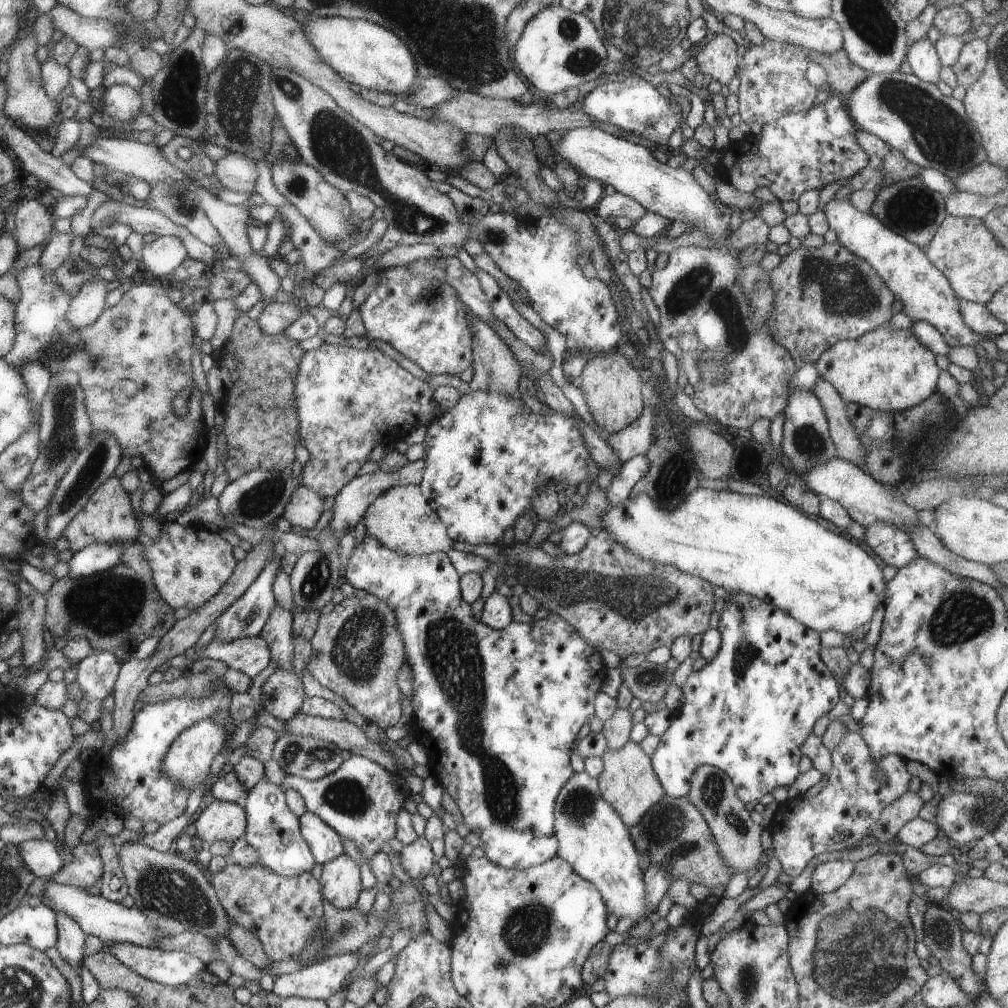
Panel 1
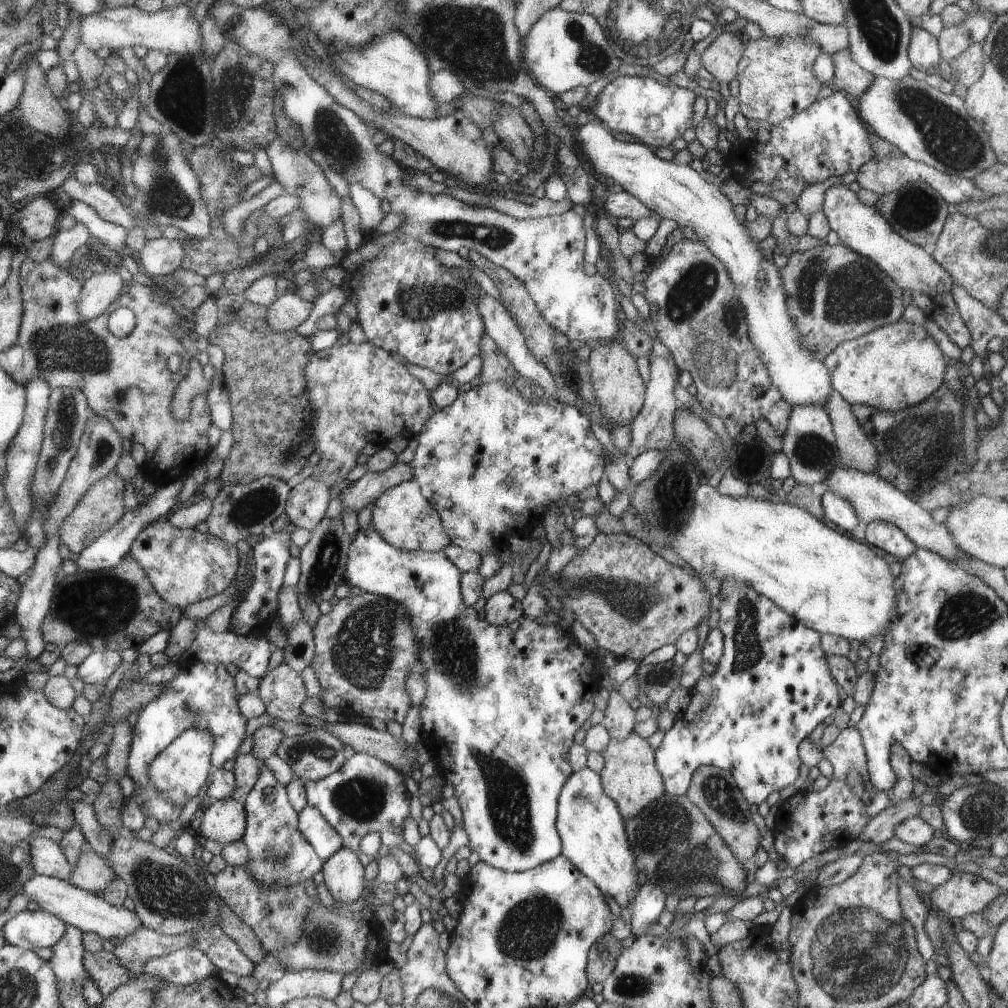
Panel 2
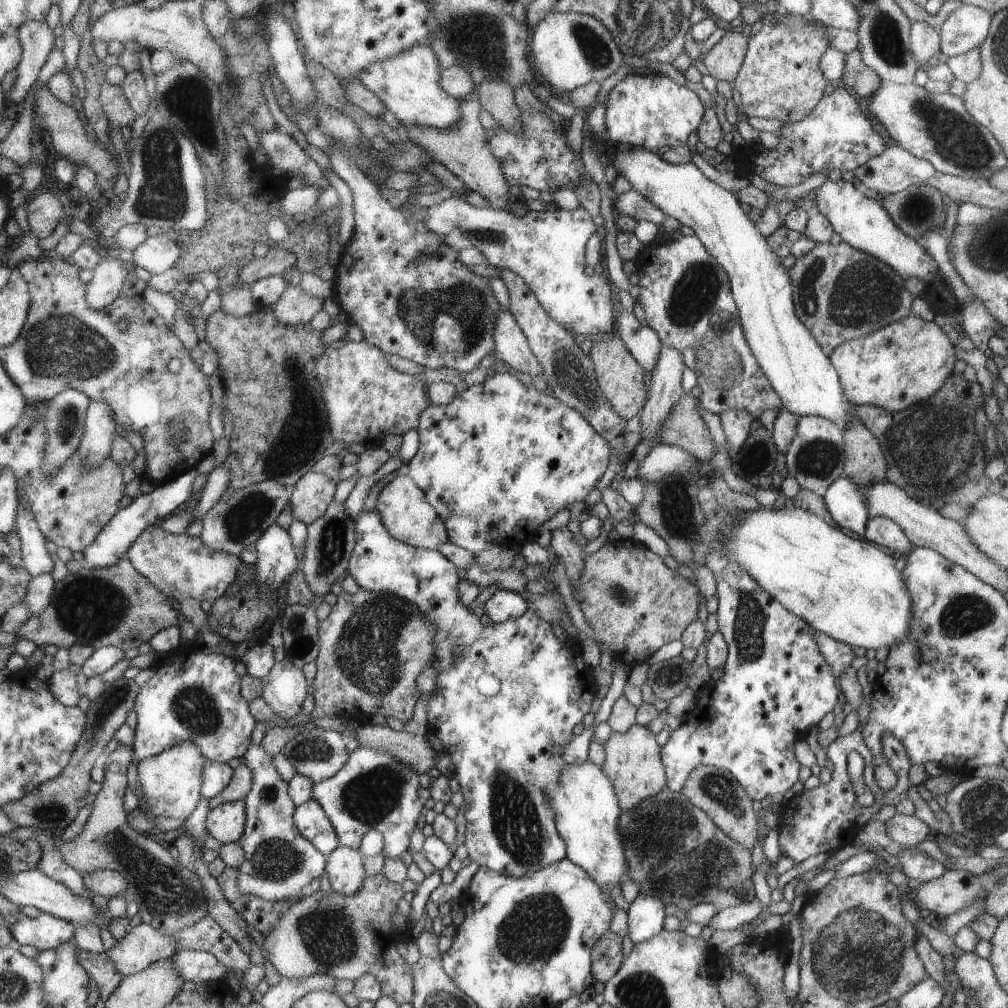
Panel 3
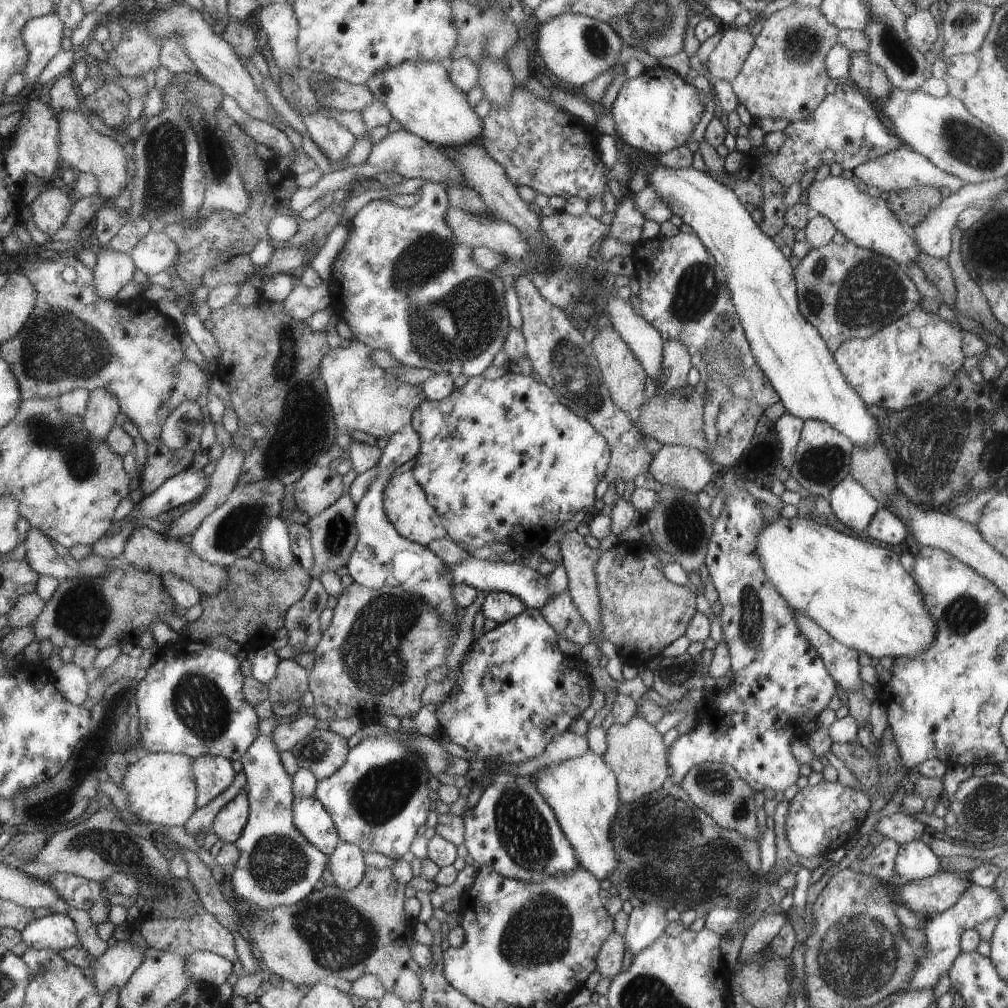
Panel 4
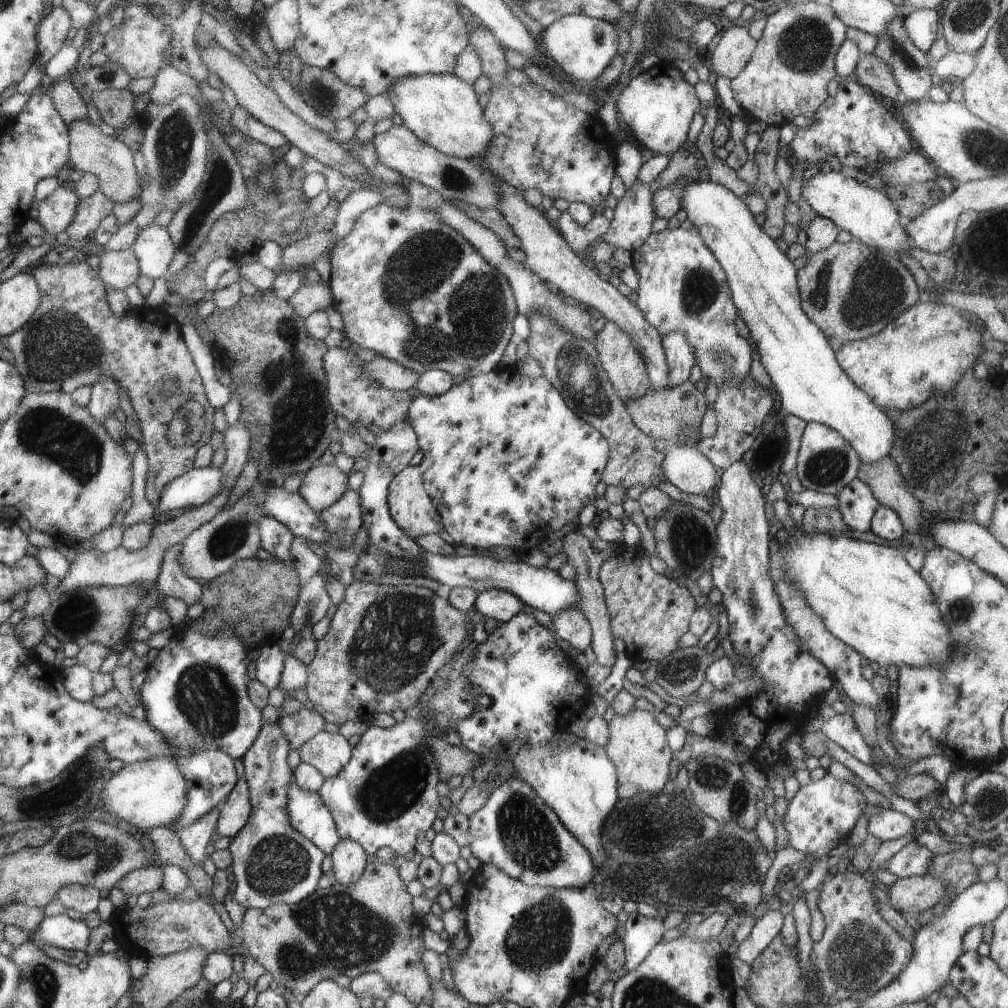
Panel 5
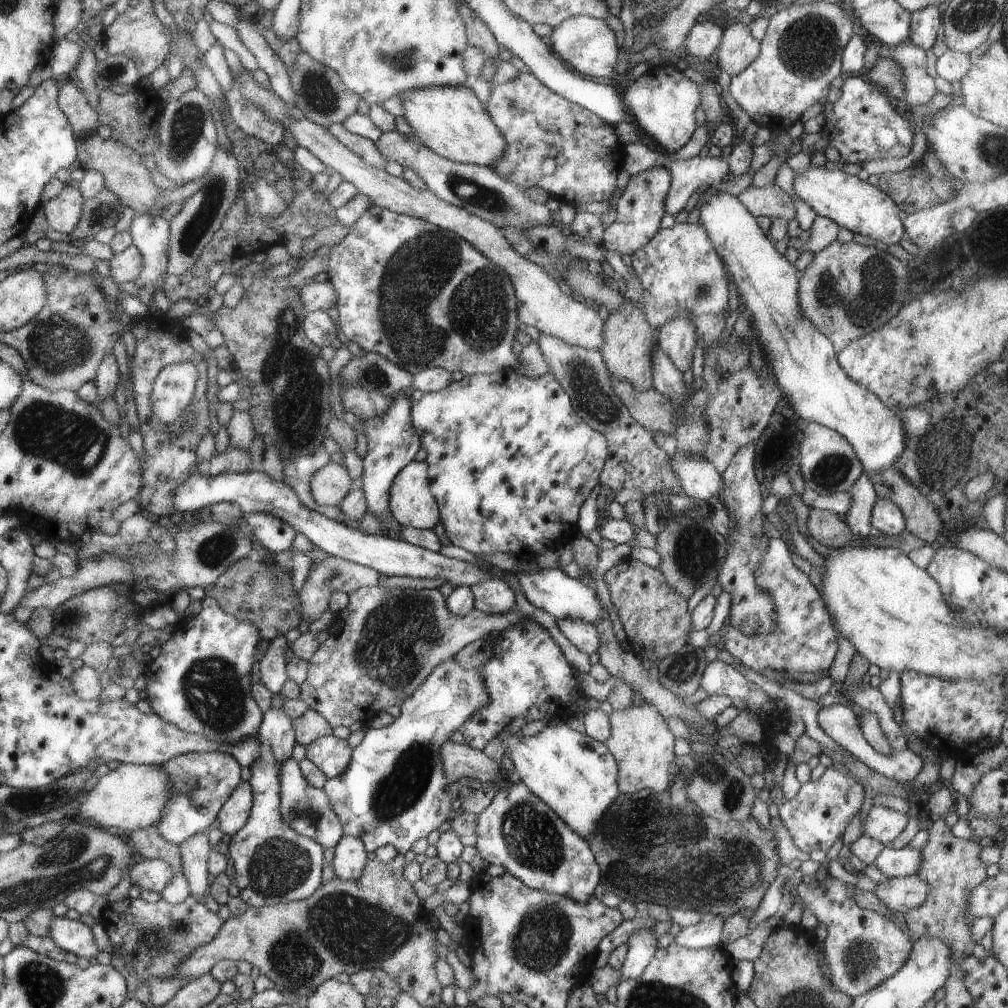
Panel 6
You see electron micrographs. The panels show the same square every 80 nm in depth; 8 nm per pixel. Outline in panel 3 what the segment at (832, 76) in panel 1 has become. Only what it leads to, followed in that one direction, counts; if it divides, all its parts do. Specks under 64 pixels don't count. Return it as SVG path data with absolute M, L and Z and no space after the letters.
M858 49L845 54L845 67L839 82L850 94L858 98L870 98L879 90L883 80L861 59Z

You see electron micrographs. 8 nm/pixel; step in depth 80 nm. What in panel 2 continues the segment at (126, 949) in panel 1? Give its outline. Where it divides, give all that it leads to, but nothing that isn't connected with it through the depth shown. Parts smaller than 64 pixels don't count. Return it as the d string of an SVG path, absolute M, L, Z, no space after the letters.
M182 949L146 960L142 973L173 985L189 985L220 972L200 949Z

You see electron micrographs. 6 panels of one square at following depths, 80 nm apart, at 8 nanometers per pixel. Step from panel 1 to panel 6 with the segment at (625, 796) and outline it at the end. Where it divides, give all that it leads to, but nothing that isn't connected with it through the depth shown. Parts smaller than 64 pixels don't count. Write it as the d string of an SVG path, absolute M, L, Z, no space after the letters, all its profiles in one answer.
M651 704L630 705L628 708L612 711L610 738L603 743L612 753L618 765L617 787L622 794L637 793L650 789L662 792L670 786L670 764L674 762L675 740L664 717Z

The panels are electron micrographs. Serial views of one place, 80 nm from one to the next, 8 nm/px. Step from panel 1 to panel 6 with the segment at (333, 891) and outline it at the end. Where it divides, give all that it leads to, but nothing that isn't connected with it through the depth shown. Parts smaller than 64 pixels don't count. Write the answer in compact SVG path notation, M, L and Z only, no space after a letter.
M343 835L335 846L335 876L343 881L358 880L363 876L364 866L367 866L367 856L367 847L359 838Z

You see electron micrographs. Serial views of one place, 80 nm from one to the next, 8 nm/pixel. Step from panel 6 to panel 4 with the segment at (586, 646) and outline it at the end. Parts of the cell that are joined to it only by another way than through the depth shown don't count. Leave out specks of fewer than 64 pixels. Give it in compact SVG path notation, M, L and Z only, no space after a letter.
M568 589L554 595L539 611L560 637L582 647L591 642L591 626L582 618L577 606L572 602Z

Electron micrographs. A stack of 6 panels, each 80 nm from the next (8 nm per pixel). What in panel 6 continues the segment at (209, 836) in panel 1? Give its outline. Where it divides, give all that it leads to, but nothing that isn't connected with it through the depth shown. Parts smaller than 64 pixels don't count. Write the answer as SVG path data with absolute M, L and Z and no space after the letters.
M242 780L219 810L217 828L230 836L238 833L247 824L252 805L254 805L254 791L251 789L251 783Z

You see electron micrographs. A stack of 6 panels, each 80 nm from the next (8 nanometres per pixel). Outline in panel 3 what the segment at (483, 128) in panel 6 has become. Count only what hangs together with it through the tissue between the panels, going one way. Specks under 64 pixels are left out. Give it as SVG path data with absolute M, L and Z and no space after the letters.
M414 45L402 54L385 58L370 65L357 78L371 90L384 104L386 110L406 125L432 126L447 129L459 121L460 103L448 96L439 83L438 59L428 45Z

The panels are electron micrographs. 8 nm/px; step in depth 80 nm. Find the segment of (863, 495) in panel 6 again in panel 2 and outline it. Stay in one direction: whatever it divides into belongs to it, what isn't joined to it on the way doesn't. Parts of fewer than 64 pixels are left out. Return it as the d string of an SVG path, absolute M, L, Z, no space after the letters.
M826 491L821 496L821 505L825 514L825 520L842 528L850 537L864 542L866 524L857 517L853 506L841 496Z

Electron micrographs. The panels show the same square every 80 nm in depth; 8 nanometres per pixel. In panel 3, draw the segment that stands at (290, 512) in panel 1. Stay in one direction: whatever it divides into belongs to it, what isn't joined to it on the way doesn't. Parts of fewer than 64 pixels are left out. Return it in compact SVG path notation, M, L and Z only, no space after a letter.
M311 470L296 481L289 501L294 520L308 526L324 516L333 502L337 481L324 473Z

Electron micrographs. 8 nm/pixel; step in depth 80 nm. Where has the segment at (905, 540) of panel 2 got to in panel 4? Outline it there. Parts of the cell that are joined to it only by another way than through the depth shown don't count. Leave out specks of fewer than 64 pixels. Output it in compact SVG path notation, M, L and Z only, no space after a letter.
M884 506L876 511L864 533L872 540L878 540L890 546L900 546L906 542L906 536L908 536L906 525Z

